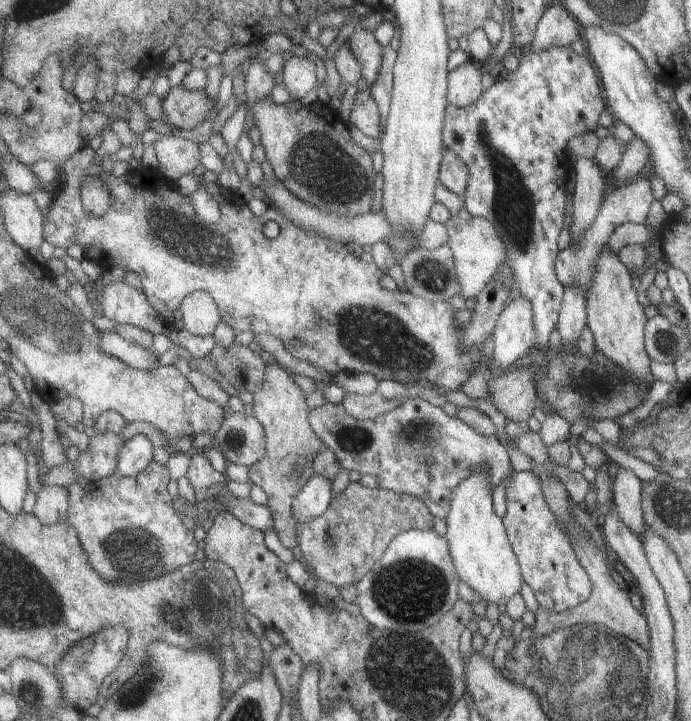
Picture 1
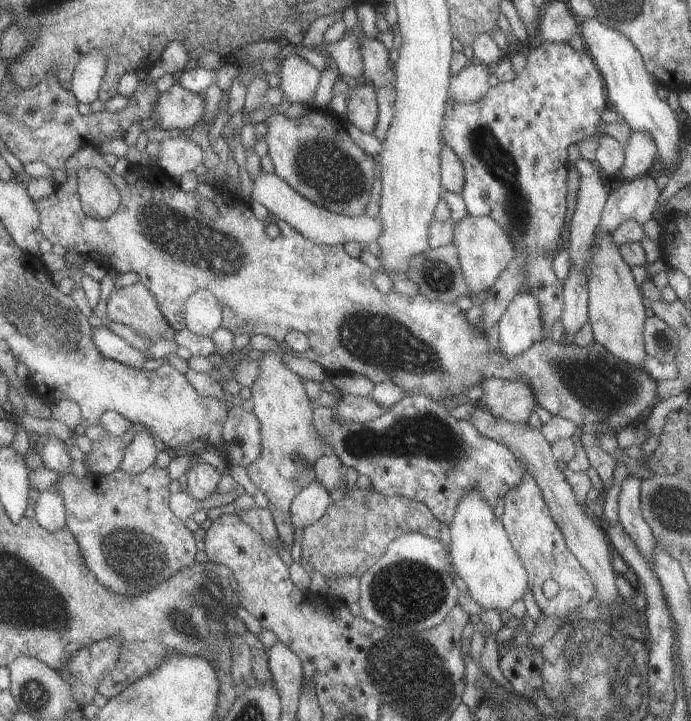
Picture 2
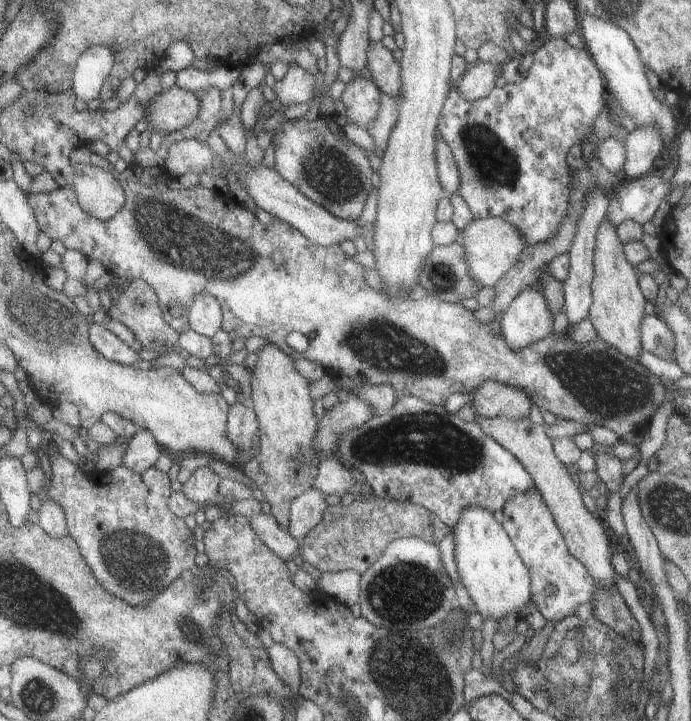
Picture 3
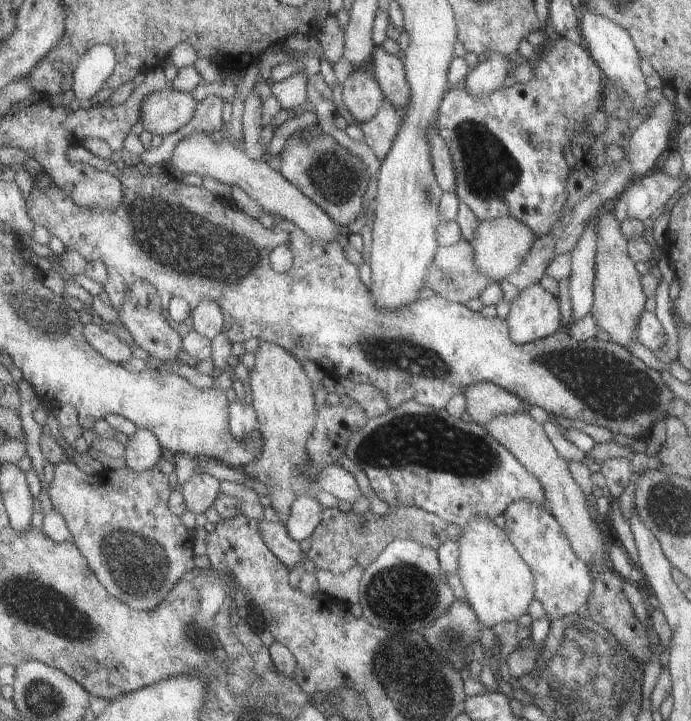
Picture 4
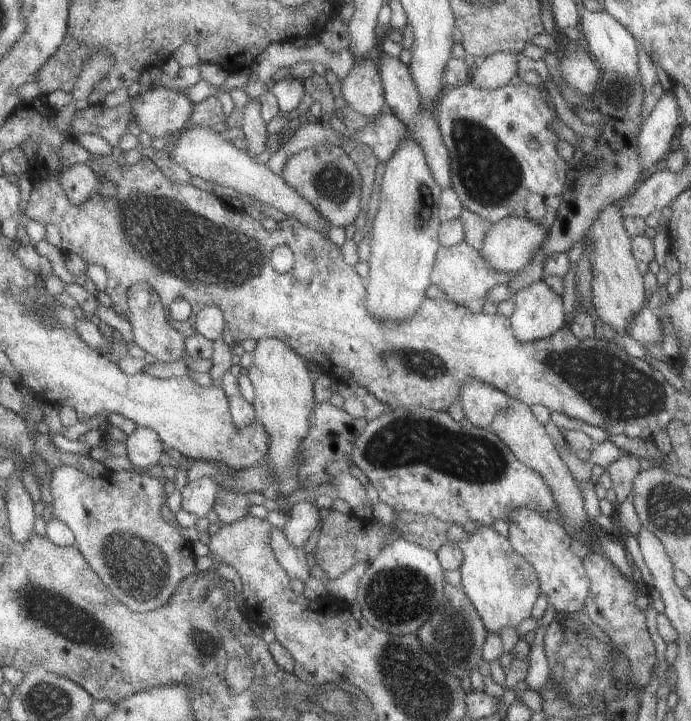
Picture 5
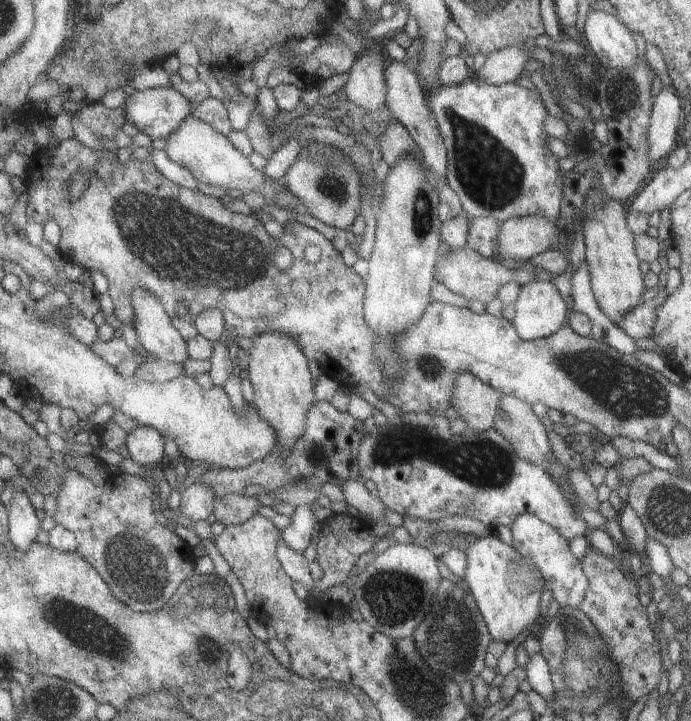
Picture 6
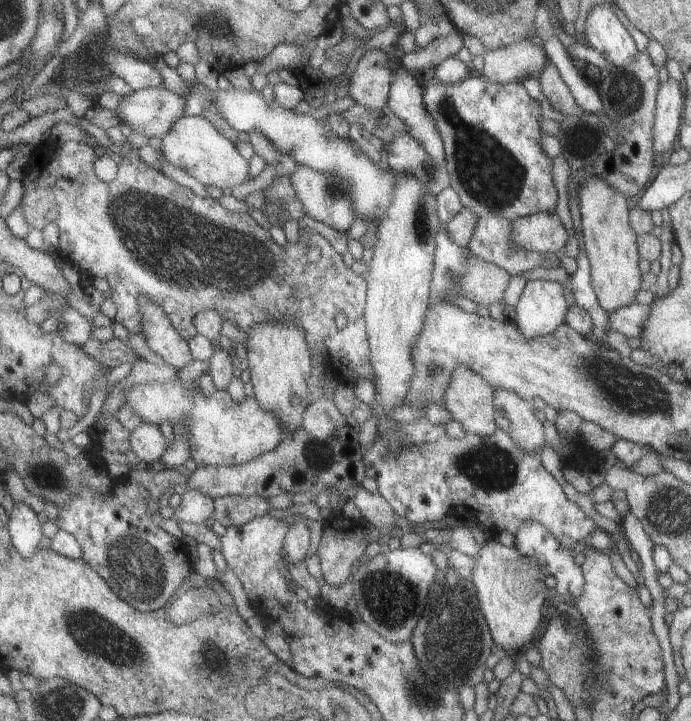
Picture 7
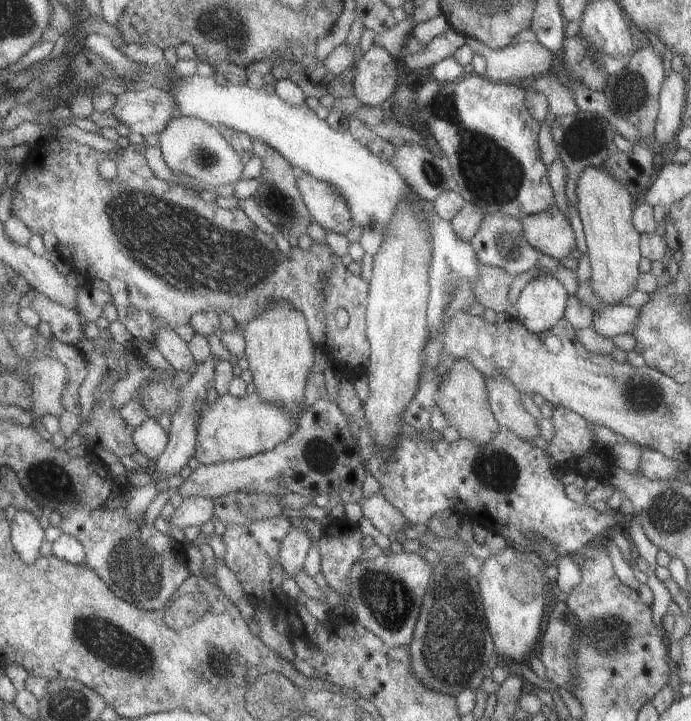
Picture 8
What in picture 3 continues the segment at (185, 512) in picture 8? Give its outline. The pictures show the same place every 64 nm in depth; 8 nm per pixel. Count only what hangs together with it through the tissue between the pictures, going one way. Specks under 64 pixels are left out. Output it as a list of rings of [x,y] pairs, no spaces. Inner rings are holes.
[[[201,466],[191,473],[181,492],[193,502],[205,504],[219,494],[221,480],[209,466]]]

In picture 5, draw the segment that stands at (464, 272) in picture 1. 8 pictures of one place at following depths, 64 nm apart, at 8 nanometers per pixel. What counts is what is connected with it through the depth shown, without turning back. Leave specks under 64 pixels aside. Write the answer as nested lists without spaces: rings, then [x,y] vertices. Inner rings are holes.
[[[505,217],[491,223],[491,226],[484,232],[483,242],[480,244],[478,253],[496,271],[517,273],[540,249],[547,233],[548,228],[546,226],[532,220],[519,217]]]

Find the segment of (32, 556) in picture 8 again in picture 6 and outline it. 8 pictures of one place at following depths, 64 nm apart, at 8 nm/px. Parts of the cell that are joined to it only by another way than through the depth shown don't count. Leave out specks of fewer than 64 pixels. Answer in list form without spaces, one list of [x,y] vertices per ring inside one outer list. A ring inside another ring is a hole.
[[[16,489],[8,506],[8,512],[10,524],[7,528],[10,530],[12,544],[26,553],[41,532],[41,520],[37,516],[37,509],[25,491]]]

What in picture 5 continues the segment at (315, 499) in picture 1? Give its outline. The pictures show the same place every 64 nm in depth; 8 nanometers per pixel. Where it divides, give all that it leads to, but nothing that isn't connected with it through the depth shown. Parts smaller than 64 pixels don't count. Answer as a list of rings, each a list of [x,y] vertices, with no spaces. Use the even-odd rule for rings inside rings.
[[[298,502],[291,507],[287,523],[283,528],[292,547],[302,548],[303,543],[317,526],[317,508],[314,502]]]

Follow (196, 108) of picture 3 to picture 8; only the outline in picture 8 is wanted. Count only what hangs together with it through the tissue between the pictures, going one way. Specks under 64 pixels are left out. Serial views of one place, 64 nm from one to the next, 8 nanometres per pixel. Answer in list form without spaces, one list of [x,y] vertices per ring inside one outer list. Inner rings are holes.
[[[155,87],[125,91],[117,96],[116,103],[111,110],[130,131],[137,132],[145,138],[149,135],[159,136],[160,132],[169,124],[169,121],[178,114],[174,96]]]

